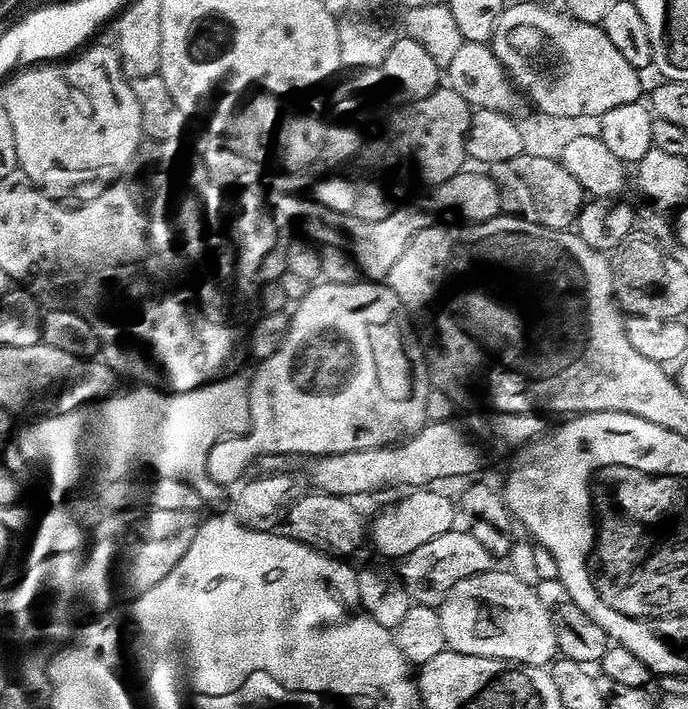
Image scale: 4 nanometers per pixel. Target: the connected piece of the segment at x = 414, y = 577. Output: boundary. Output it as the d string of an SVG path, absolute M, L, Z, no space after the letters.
M453 530L446 534L438 534L438 538L430 538L430 542L422 542L418 550L409 556L403 557L398 571L403 576L413 597L419 603L435 605L442 601L444 596L456 582L470 578L474 574L491 572L494 568L494 557L474 534L467 530Z

